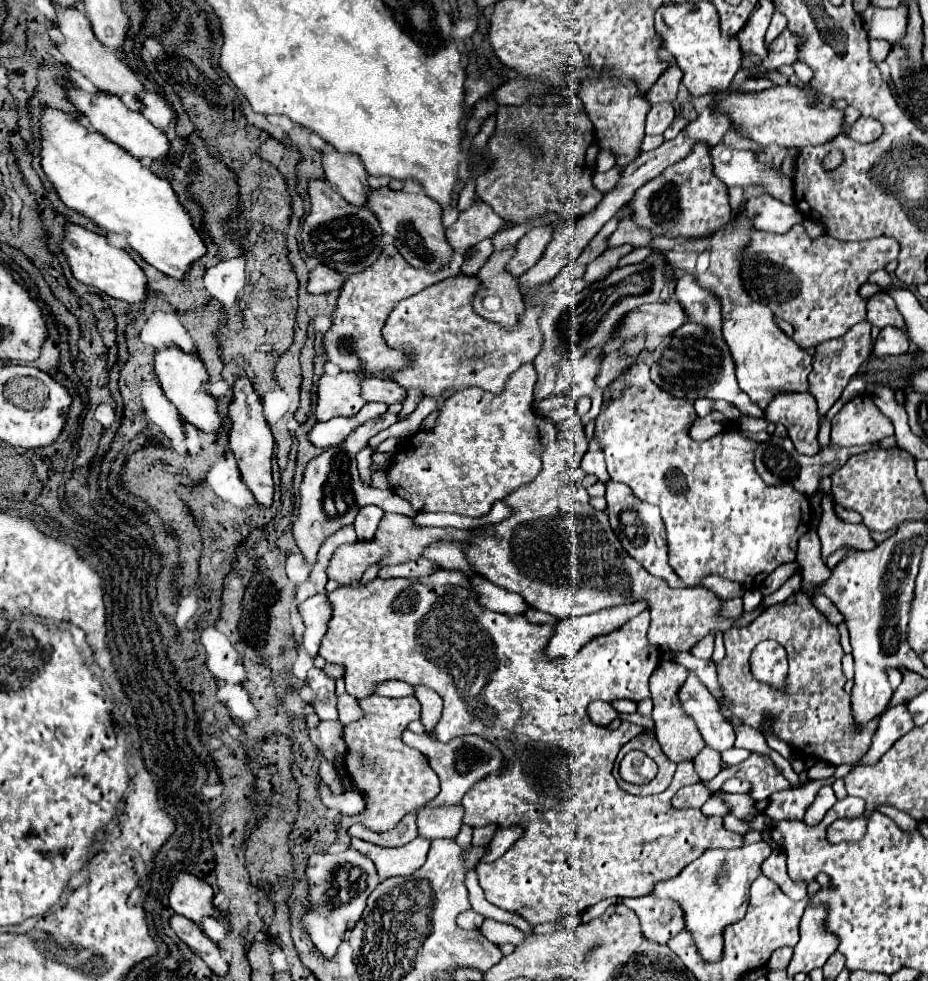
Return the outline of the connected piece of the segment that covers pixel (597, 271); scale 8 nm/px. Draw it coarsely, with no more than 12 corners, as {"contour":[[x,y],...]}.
{"contour":[[625,244],[607,249],[587,265],[583,279],[593,282],[630,253]]}

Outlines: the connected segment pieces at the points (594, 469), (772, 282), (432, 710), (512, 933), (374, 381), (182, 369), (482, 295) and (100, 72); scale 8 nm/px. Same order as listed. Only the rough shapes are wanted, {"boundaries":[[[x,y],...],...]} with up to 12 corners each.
{"boundaries":[[[595,438],[582,458],[582,470],[610,482]],[[752,232],[742,284],[802,348],[864,320],[892,238]],[[414,686],[422,724],[432,736],[442,700],[432,688]],[[488,920],[478,930],[496,946],[518,946],[526,938],[516,926]],[[370,376],[360,380],[366,402],[392,404],[406,398],[396,382]],[[154,348],[154,372],[180,416],[218,432],[224,416],[200,360]],[[510,246],[474,274],[472,308],[506,330],[524,314],[516,278],[504,272]],[[56,8],[56,48],[96,88],[136,100],[142,82],[94,38],[84,12]]]}

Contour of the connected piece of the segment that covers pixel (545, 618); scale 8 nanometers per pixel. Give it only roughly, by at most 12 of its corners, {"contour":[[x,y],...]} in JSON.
{"contour":[[534,608],[524,612],[530,622],[544,624],[556,622],[554,616],[538,612]]}

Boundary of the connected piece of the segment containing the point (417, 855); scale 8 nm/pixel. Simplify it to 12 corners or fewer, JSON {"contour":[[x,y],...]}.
{"contour":[[416,836],[400,848],[350,840],[374,862],[380,880],[410,876],[426,860],[430,840]]}

